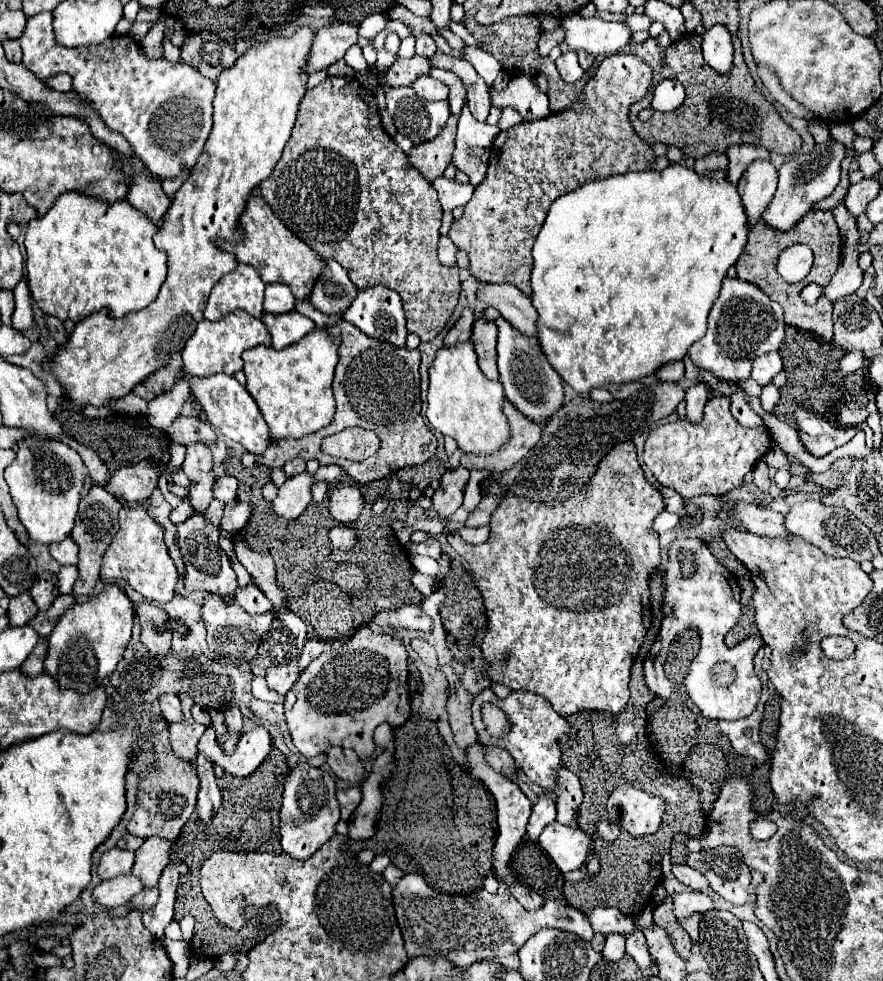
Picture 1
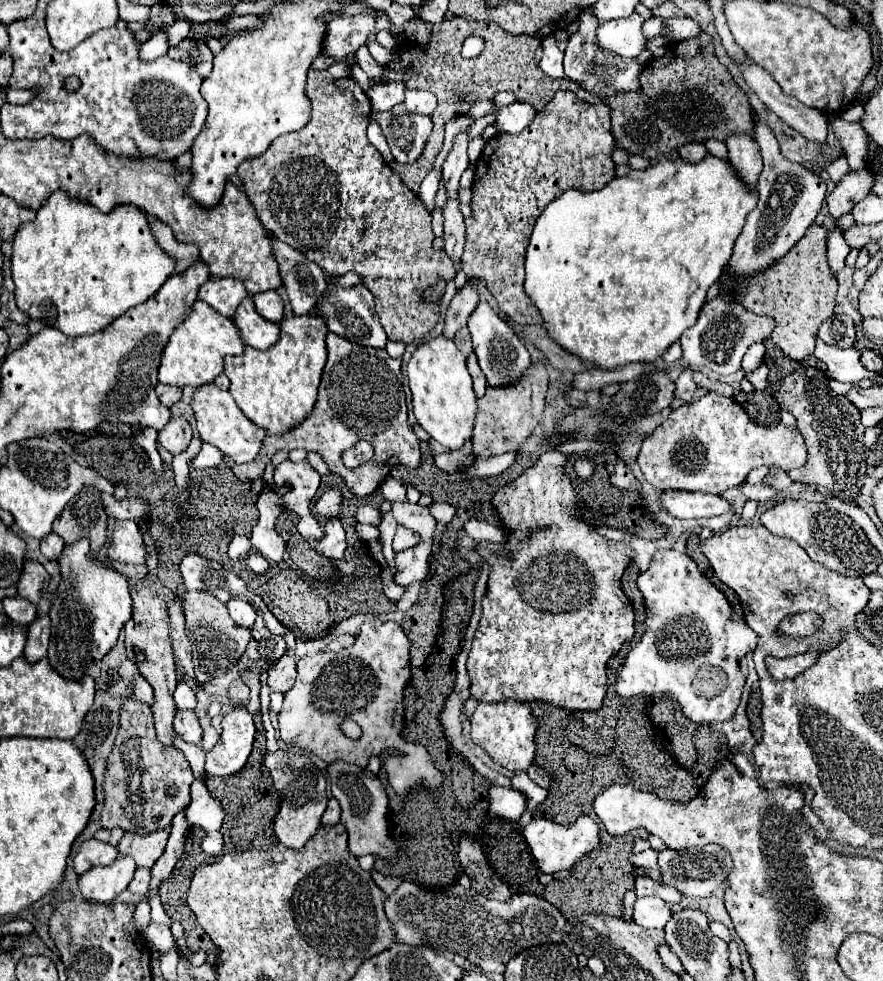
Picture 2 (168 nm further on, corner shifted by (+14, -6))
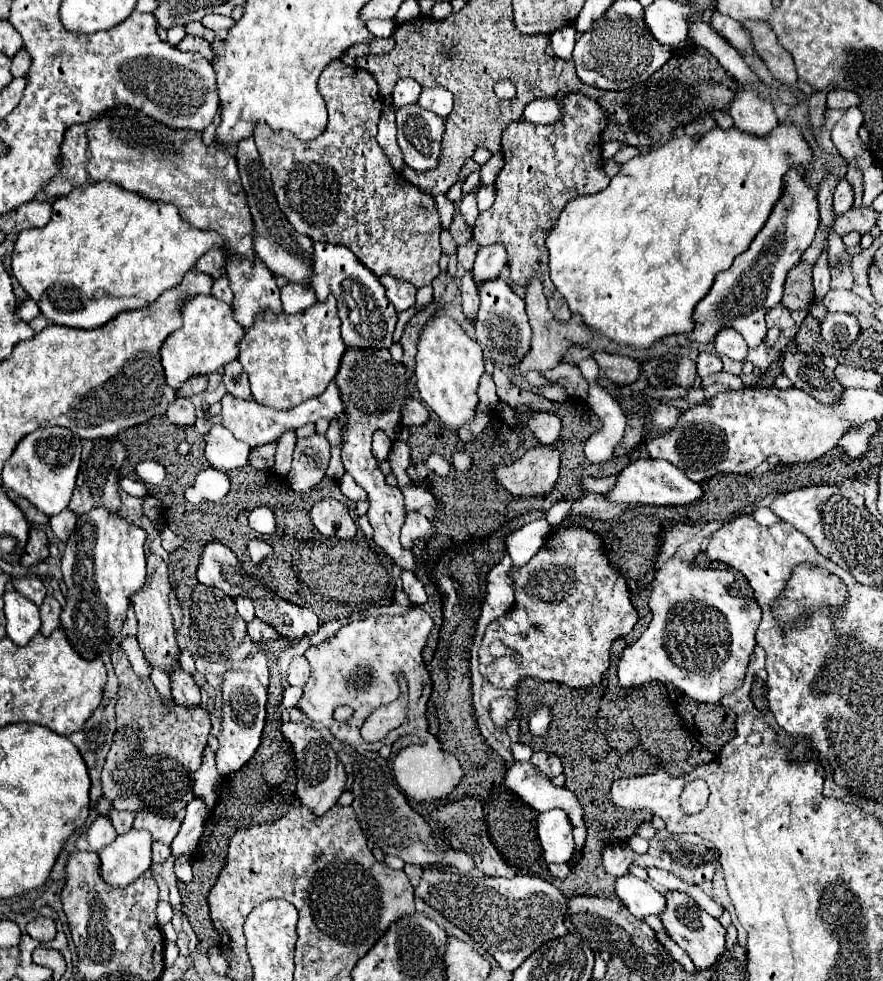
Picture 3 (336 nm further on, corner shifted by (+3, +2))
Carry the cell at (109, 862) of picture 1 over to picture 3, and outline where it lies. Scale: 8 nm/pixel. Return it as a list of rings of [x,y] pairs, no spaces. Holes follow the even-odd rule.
[[[99,816],[87,832],[77,838],[77,850],[81,852],[99,852],[101,848],[109,846],[117,838],[117,830],[113,828],[107,816]]]

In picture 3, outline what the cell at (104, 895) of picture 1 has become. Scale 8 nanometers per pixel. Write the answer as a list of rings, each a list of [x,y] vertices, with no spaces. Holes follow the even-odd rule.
[[[129,830],[99,852],[101,878],[113,888],[125,888],[151,866],[151,836],[145,830]]]

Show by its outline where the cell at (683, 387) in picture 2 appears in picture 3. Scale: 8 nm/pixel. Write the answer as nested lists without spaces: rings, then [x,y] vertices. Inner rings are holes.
[[[701,352],[696,361],[697,376],[705,378],[709,374],[720,372],[723,368],[720,358],[709,352]]]

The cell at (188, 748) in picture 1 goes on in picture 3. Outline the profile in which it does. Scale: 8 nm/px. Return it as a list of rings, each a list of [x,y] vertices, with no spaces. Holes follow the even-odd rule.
[[[147,556],[147,580],[145,586],[133,596],[133,608],[137,614],[137,640],[141,650],[145,652],[145,658],[161,668],[163,672],[171,674],[177,666],[179,666],[179,644],[177,644],[177,636],[175,636],[175,624],[173,624],[173,616],[171,616],[171,606],[169,606],[169,594],[173,592],[173,586],[169,582],[169,572],[167,572],[167,564],[159,558],[159,556]]]

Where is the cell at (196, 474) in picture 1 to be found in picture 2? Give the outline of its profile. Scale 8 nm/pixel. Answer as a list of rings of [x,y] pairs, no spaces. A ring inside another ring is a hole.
[[[176,416],[158,432],[158,442],[172,454],[180,454],[192,440],[192,428],[184,416]]]

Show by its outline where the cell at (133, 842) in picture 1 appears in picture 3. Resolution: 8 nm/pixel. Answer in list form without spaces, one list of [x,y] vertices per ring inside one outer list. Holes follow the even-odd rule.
[[[111,810],[111,812],[109,812],[109,818],[111,818],[111,822],[113,822],[115,830],[117,830],[119,834],[125,834],[125,832],[129,832],[129,830],[131,830],[135,814],[133,814],[133,812],[119,812],[119,810]]]

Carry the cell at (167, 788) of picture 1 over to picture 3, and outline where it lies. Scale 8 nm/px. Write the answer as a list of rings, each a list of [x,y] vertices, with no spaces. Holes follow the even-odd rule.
[[[119,646],[113,650],[111,662],[121,688],[115,742],[101,774],[103,796],[111,800],[115,810],[147,810],[159,816],[175,816],[195,798],[193,792],[189,792],[189,784],[193,784],[193,772],[201,766],[201,754],[211,730],[209,714],[201,706],[183,708],[179,704],[175,704],[175,712],[169,712],[169,706],[161,702],[153,682],[141,680],[133,672]]]

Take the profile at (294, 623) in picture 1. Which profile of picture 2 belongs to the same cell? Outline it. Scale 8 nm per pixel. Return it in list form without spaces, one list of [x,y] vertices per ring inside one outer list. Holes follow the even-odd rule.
[[[284,654],[268,670],[268,686],[272,692],[288,692],[296,680],[296,662],[292,654]]]

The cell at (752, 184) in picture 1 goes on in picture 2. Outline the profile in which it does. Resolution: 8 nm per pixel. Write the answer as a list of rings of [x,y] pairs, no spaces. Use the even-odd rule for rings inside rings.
[[[730,134],[726,138],[726,146],[728,146],[728,160],[732,162],[740,178],[748,186],[754,186],[762,172],[762,156],[756,140],[752,136]]]

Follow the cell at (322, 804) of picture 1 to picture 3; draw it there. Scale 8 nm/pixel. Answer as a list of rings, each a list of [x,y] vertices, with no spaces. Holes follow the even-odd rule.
[[[284,722],[281,726],[281,733],[285,740],[291,744],[291,752],[295,756],[295,764],[297,764],[297,796],[301,800],[303,806],[309,806],[309,810],[315,816],[323,816],[327,814],[327,810],[331,810],[339,796],[343,794],[345,788],[345,770],[341,760],[337,758],[337,754],[331,750],[331,746],[323,740],[323,736],[319,734],[319,730],[303,724],[303,722]]]

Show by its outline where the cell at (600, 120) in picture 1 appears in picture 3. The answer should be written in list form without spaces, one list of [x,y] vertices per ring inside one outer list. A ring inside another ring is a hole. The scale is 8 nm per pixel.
[[[571,92],[561,98],[563,116],[557,124],[531,124],[517,120],[509,124],[501,138],[501,154],[505,166],[497,174],[495,204],[477,216],[473,238],[479,248],[503,244],[507,250],[507,266],[511,280],[527,288],[531,278],[539,278],[554,318],[565,322],[571,312],[549,280],[549,254],[545,234],[557,222],[565,204],[577,196],[601,192],[609,184],[601,158],[601,132],[607,126],[607,112],[591,98]]]

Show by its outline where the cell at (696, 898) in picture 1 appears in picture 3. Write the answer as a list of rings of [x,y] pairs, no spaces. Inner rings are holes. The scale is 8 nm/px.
[[[631,874],[617,878],[615,892],[625,904],[625,908],[637,918],[661,916],[661,912],[665,912],[665,896],[657,892],[649,882],[643,882]]]

